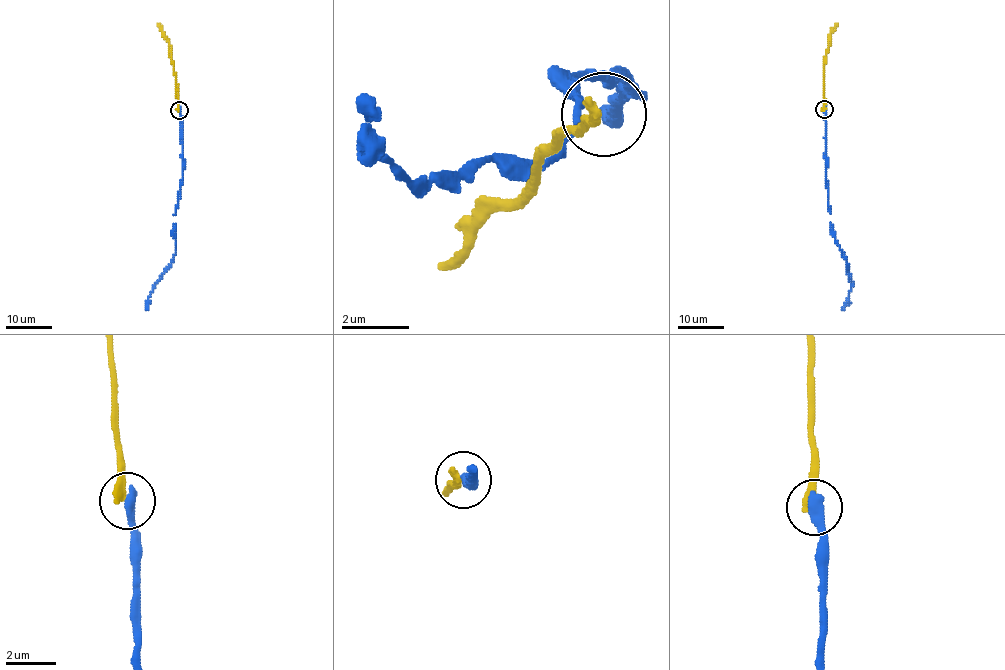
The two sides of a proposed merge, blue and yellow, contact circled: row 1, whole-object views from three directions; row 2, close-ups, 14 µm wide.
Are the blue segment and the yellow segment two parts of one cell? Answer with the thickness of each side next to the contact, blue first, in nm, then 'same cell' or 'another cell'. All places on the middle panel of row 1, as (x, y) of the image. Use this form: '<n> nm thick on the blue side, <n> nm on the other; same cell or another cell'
480 nm thick on the blue side, 360 nm on the other; another cell

